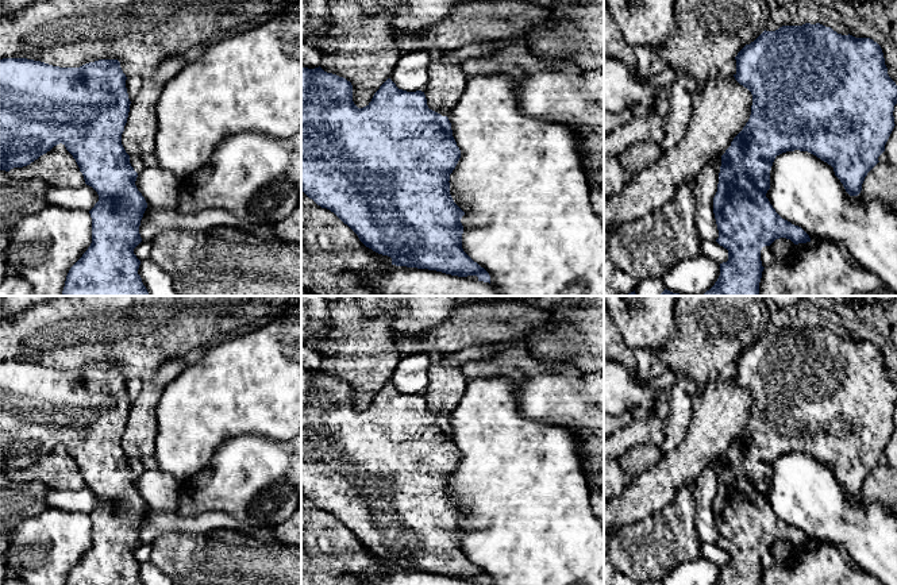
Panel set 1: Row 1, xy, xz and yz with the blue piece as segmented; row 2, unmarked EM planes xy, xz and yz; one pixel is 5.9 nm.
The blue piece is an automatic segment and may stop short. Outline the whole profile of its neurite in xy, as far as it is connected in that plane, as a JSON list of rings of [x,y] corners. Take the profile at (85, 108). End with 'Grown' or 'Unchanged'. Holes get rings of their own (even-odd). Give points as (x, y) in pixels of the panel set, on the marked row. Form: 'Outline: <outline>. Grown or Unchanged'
Outline: [[[27,58],[0,59],[0,170],[27,166],[62,143],[76,159],[85,184],[99,195],[99,201],[89,211],[92,243],[70,268],[62,296],[150,296],[138,274],[140,261],[134,254],[142,242],[139,226],[147,208],[135,181],[146,163],[130,157],[122,145],[131,104],[126,80],[118,59],[99,59],[80,68],[59,68]]]. Grown

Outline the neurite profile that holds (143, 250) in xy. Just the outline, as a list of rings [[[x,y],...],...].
[[[142,240],[135,249],[134,254],[139,261],[147,261],[151,257],[151,242]]]

